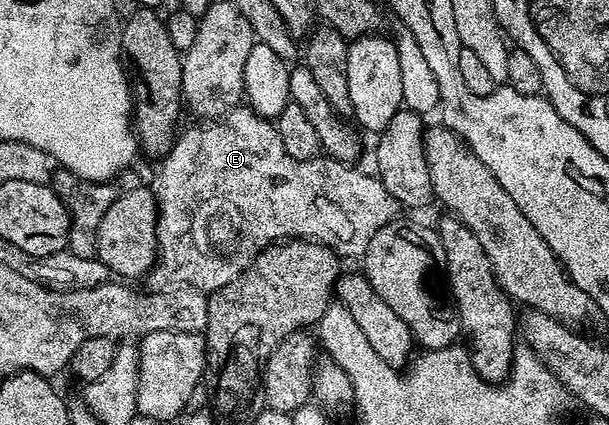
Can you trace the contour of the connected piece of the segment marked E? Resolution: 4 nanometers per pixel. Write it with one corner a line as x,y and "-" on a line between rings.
240,106
227,113
226,116
203,122
200,128
191,128
188,132
180,131
175,138
175,145
169,150
167,156
162,157
159,168
159,177
153,183
155,203
159,205
159,221
157,222
157,242
159,251
157,253
157,267
153,276
164,280
164,285
186,286
192,290
198,290
204,294
216,292
221,286
233,282
245,271
248,266
261,254
270,244
277,244
284,240
309,240
316,244
326,244
340,257
355,256
362,257
367,251
369,242
373,242
373,234
381,230
381,226
388,224
390,220
396,219
397,205
395,200
385,190
385,186
379,180
378,175
367,172
358,172
351,164
342,164
340,160
332,160
326,155
320,154
314,160
298,160
289,154
285,154
285,146
281,146
281,134
275,129
274,123
268,117
258,116
257,113
246,106

